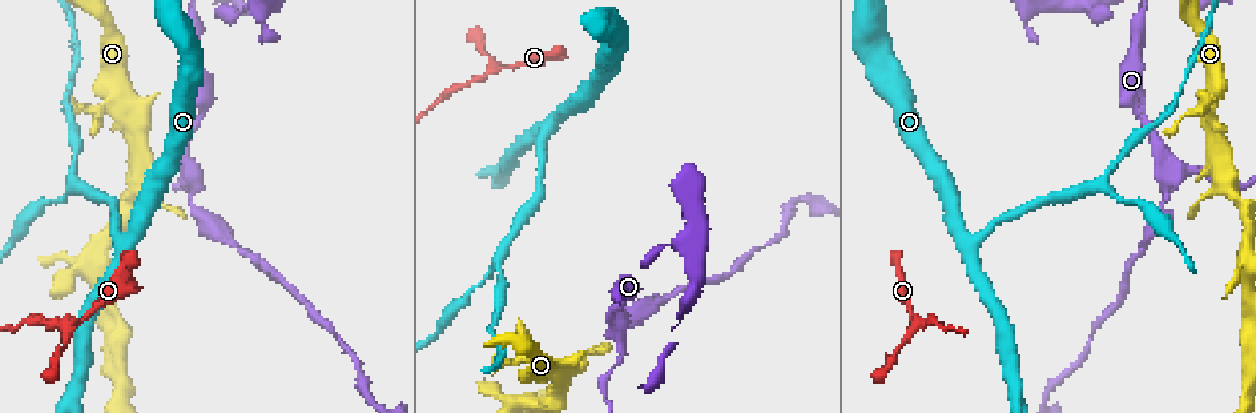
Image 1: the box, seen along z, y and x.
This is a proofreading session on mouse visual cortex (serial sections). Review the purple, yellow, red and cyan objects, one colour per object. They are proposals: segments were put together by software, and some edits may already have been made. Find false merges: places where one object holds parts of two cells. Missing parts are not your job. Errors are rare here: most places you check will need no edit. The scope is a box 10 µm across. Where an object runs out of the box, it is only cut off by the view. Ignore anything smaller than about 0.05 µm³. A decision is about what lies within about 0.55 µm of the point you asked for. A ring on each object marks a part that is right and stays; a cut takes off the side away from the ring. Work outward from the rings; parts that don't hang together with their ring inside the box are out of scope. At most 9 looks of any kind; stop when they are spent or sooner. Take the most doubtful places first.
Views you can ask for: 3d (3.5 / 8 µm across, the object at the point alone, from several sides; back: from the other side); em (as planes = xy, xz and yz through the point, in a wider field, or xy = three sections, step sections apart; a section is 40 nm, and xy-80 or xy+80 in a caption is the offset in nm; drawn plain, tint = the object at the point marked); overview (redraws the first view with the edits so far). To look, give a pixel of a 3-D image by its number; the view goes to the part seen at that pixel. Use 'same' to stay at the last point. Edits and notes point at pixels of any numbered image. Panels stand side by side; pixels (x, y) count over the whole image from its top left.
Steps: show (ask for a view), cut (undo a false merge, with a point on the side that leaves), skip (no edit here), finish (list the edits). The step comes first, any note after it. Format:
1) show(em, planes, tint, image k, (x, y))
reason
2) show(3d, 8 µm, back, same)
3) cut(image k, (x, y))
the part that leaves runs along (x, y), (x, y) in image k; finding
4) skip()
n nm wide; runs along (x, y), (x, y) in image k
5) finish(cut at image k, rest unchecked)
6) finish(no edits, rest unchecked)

show(3d, 8 µm, image 1, (76, 320))
three-way junction

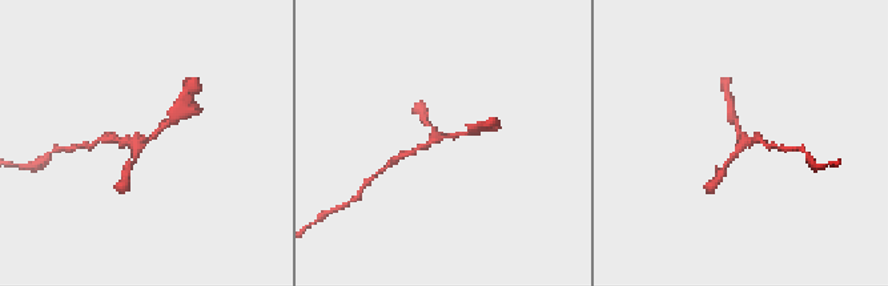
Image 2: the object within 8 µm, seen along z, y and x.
show(em, xy, step 5, tint, same)

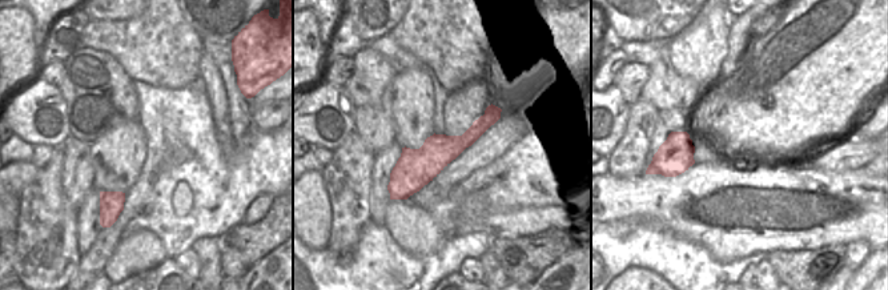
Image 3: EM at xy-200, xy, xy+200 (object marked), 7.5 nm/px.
skip()
3 arms; arms of 150, 150, 150 nm; runs along (497, 111), (397, 196) in image 3; continuous, no second cell

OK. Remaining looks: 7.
show(3d, 3.5 µm, image 1, (113, 105))

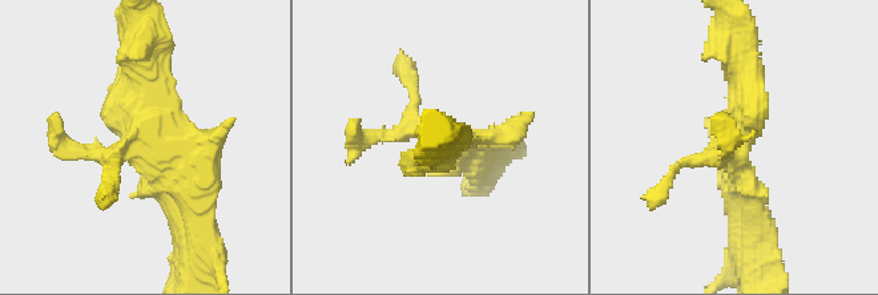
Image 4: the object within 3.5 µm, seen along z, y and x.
show(em, planes, tint, image 4, (145, 141))
shape alone is not enough

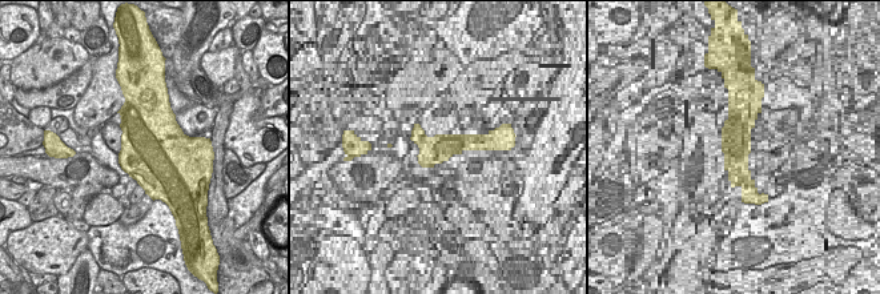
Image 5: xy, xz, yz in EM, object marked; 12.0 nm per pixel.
skip()
runs along (140, 55), (144, 153), (189, 214) in image 4; continuous, no second cell

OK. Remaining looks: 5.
show(3d, 3.5 µm, image 1, (193, 174))
two arms in line, one across

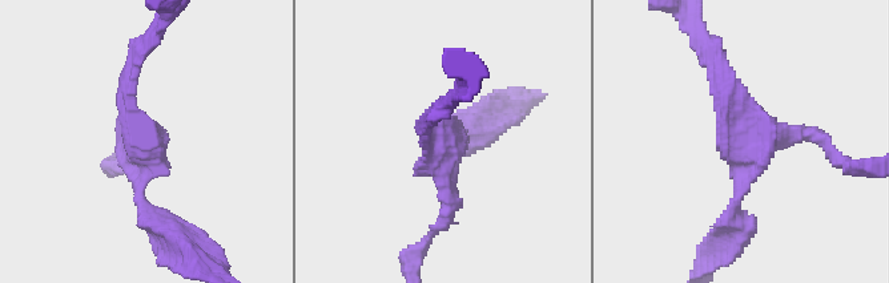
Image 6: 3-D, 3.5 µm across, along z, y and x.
show(em, xy, step 3, tint, image 6, (446, 141))
3 arms; arms of 150, 200, 200 nm; shape alone is not enough

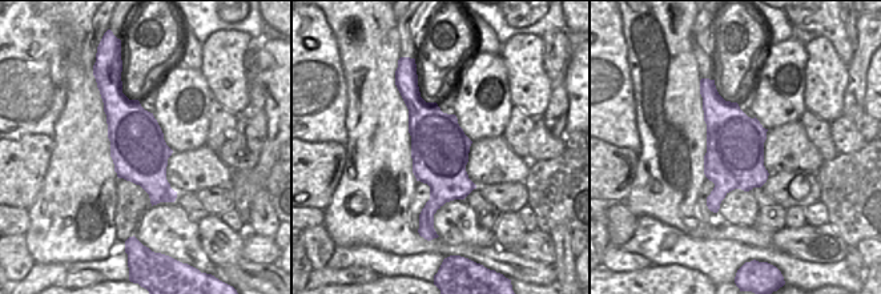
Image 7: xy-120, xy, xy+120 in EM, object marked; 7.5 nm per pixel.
skip()
runs along (135, 61), (139, 199), (159, 221) in image 6; all the same cell

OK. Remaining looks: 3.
show(3d, 3.5 µm, image 1, (549, 122))
thick turns thin

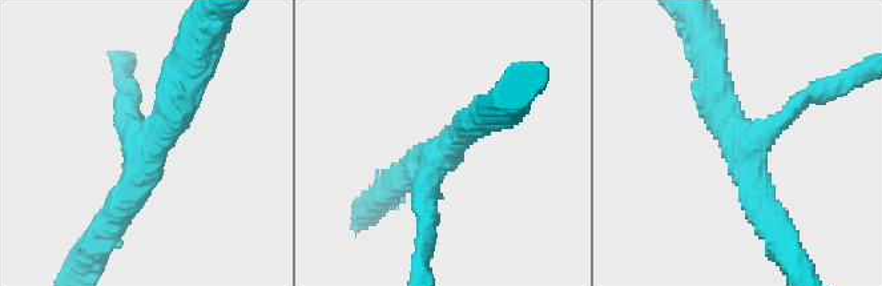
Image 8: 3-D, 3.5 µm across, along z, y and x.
show(em, xy, step 5, tint, image 8, (145, 142))
3 arms; arms of 250, 400, 400 nm

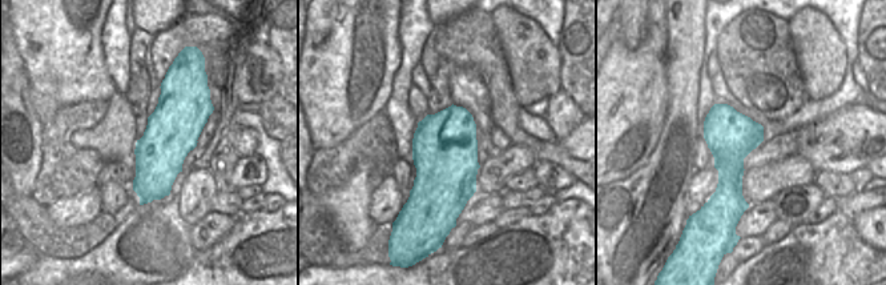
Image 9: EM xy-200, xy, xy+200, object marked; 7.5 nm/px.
skip()
runs along (486, 116), (437, 157), (423, 214) in image 8; all the same cell

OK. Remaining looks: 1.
finish(no edits, rest unchecked)

